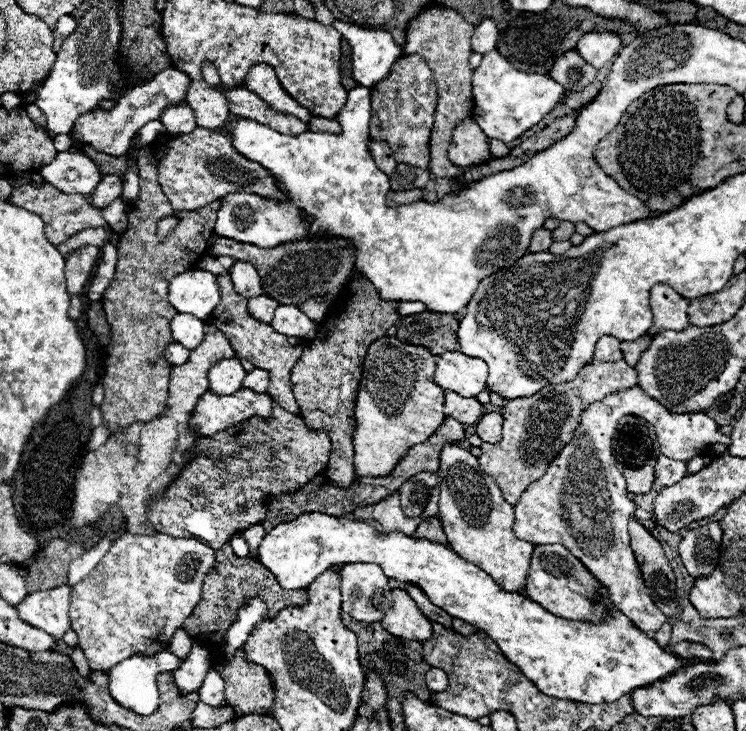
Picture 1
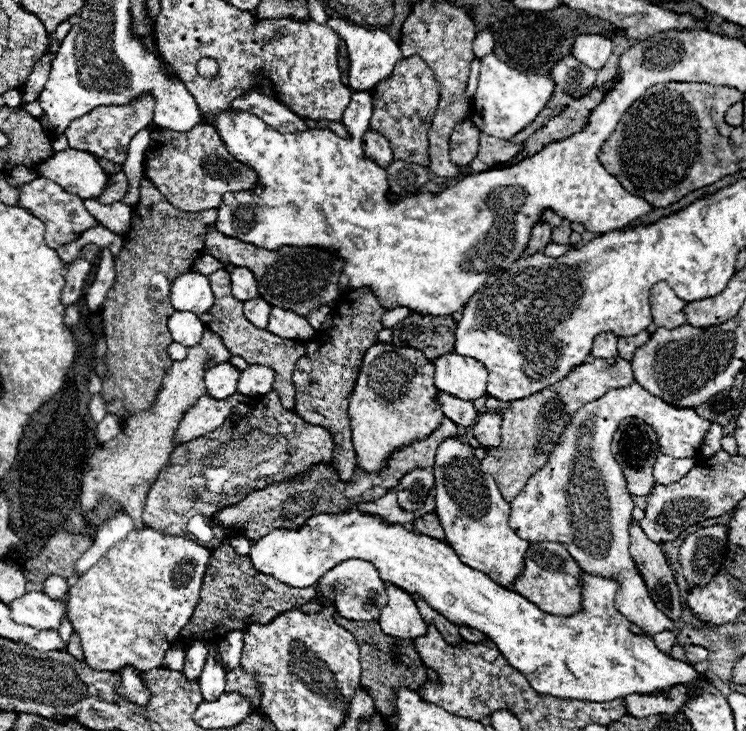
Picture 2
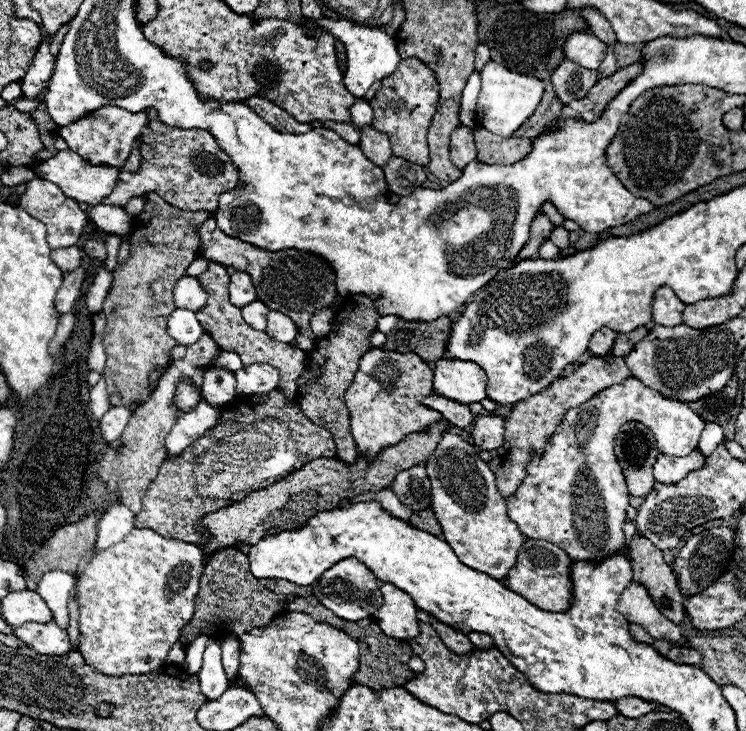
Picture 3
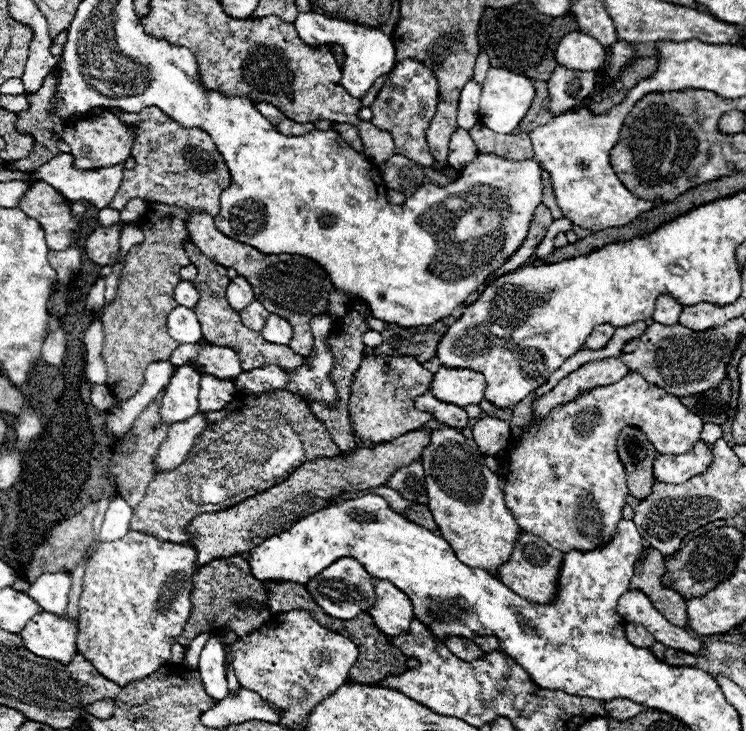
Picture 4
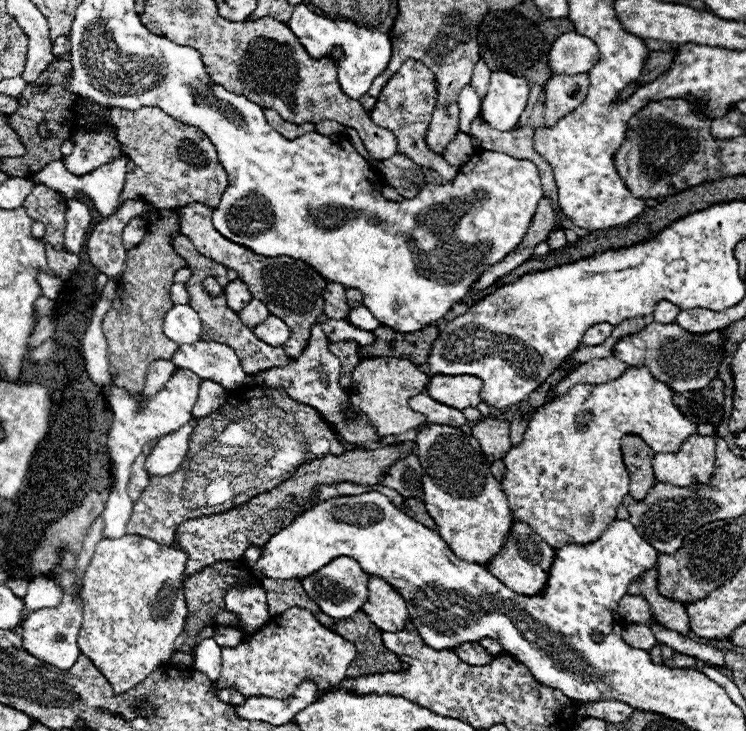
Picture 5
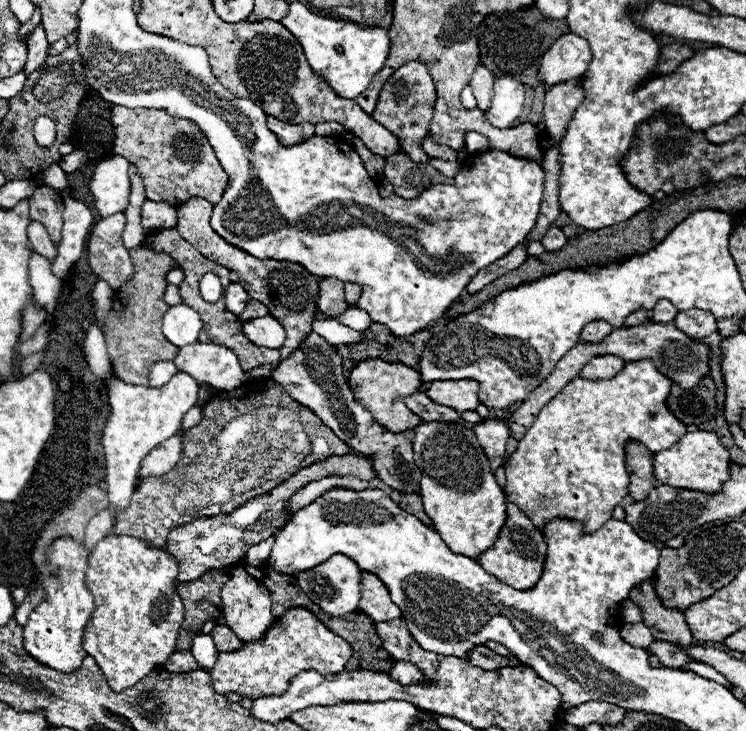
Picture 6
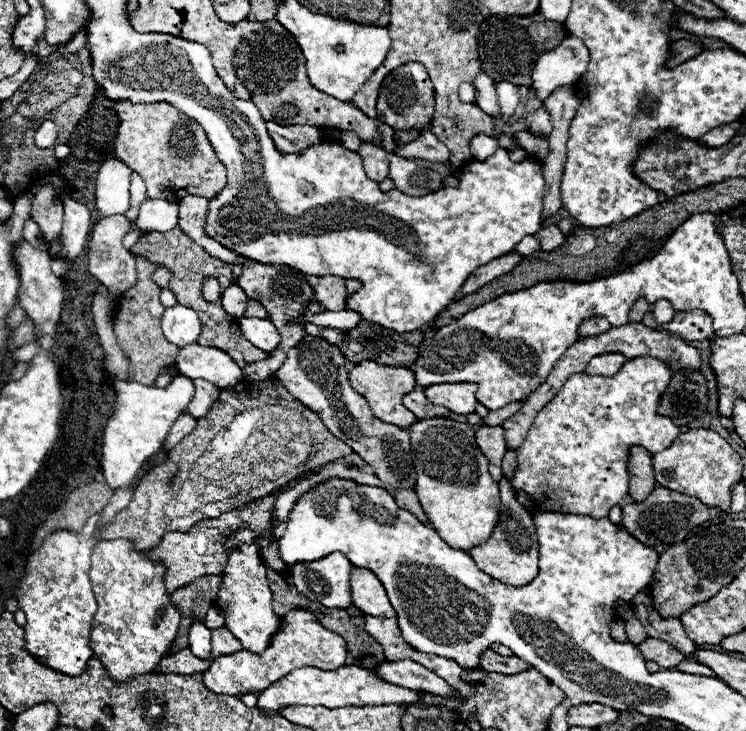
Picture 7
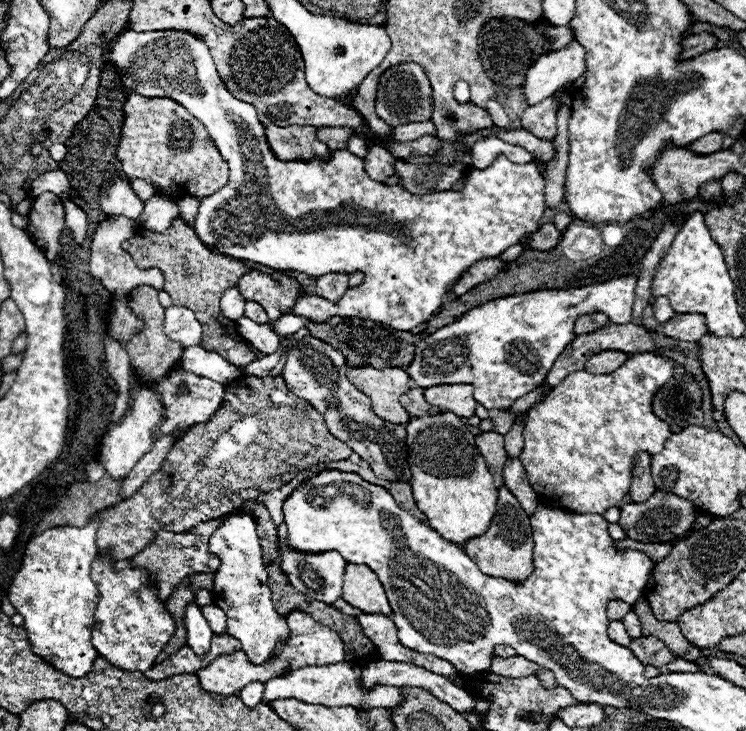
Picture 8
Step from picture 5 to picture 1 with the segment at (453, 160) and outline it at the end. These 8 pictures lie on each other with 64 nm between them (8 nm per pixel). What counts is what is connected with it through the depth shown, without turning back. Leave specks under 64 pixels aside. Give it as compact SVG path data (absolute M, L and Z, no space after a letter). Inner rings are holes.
M472 118L462 120L452 134L450 144L450 160L456 166L472 166L476 162L484 162L488 156L488 142L486 134L478 128Z

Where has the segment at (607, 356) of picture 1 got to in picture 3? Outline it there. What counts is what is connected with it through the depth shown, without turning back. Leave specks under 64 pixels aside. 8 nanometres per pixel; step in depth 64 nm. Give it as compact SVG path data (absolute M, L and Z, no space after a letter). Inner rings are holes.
M604 326L604 328L600 328L600 330L596 330L596 332L592 334L588 350L594 352L596 356L606 356L606 354L610 352L612 344L614 344L614 338L616 338L616 332Z

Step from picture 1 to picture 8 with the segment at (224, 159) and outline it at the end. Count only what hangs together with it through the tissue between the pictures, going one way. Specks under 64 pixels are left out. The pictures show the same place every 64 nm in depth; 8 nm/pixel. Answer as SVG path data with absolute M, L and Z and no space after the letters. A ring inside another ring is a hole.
M130 94L124 104L126 120L118 144L118 160L130 178L150 180L174 196L210 196L226 186L228 164L218 152L206 126L172 98L144 98Z

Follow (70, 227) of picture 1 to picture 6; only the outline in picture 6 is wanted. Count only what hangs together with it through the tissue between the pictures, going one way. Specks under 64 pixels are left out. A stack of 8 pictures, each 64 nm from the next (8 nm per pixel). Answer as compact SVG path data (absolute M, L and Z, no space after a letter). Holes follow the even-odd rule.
M38 186L28 200L30 200L30 218L38 220L46 228L52 242L58 244L62 238L60 236L60 232L62 232L62 210L64 210L62 196L50 186Z

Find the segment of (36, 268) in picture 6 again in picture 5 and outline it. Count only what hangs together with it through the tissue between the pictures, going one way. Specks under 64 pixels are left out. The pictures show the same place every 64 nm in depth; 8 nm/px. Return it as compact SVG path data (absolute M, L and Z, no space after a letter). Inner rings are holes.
M38 272L38 284L42 288L42 296L48 300L56 300L62 290L62 278L50 276L46 272Z

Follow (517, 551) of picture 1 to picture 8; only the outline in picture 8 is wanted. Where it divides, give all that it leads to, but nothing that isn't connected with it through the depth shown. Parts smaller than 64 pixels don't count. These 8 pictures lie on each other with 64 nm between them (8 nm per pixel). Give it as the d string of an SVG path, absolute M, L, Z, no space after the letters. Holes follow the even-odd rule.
M436 414L436 416L420 416L412 418L406 424L406 450L410 456L410 470L412 470L412 494L416 500L416 506L426 514L428 524L440 532L440 536L446 536L446 540L454 544L464 544L472 536L480 536L494 512L496 512L496 498L498 498L498 488L494 486L492 474L486 468L486 462L482 460L476 444L474 444L474 434L462 424L462 420L452 414Z

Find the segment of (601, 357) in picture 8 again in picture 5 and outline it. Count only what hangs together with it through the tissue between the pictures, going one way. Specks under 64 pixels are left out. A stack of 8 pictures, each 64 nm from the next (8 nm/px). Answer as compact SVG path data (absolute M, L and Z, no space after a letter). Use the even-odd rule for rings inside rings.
M610 356L610 358L598 358L598 360L590 360L586 364L582 364L574 374L570 374L568 378L564 378L558 386L552 398L566 394L574 384L600 384L600 382L610 382L614 378L618 378L624 372L626 364L620 362L618 358Z

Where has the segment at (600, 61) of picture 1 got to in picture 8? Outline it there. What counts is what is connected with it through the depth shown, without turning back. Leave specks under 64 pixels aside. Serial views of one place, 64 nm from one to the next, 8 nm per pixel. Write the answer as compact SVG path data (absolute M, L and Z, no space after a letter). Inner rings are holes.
M572 40L558 52L544 54L526 74L522 84L524 100L528 106L552 96L560 86L574 82L584 72L584 48Z

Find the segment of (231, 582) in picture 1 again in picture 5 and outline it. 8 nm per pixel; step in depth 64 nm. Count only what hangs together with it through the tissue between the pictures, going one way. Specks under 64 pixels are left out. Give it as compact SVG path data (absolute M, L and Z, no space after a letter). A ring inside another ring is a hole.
M216 562L216 564L208 566L208 568L204 568L202 572L198 572L198 574L194 574L194 576L190 576L190 578L184 580L184 586L182 588L184 588L186 604L188 604L188 618L186 618L182 636L178 636L178 640L176 640L176 650L190 652L192 646L194 646L196 636L206 626L212 626L212 628L218 628L222 624L232 626L232 628L238 626L236 616L226 610L224 592L226 592L226 588L232 582L244 582L246 578L248 578L248 570L246 570L246 566L242 562Z

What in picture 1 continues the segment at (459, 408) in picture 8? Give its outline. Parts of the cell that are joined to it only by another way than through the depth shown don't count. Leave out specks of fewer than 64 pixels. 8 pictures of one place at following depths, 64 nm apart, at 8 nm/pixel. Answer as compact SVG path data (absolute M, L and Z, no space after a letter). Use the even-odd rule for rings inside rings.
M444 352L436 360L434 382L442 390L452 390L460 396L478 396L486 388L486 378L488 366L484 360L460 352Z

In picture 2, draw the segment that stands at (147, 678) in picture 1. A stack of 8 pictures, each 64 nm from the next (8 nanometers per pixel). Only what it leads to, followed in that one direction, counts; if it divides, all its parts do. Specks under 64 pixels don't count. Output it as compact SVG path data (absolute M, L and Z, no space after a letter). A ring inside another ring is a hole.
M174 644L164 656L164 668L178 668L178 670L182 670L182 664L184 664L184 648ZM126 668L120 672L120 678L122 678L122 684L118 688L118 692L122 696L126 696L128 700L136 702L136 704L148 704L148 696L150 692L142 686L140 678L138 678L138 670L132 670L132 668Z

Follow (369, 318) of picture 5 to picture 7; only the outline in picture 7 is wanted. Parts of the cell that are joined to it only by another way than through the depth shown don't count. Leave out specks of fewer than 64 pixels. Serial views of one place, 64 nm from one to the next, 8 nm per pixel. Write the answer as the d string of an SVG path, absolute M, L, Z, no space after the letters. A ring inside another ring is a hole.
M340 310L340 312L324 312L324 314L306 314L298 318L302 324L316 324L316 326L330 326L330 328L352 328L362 320L360 314L350 312L350 310Z

